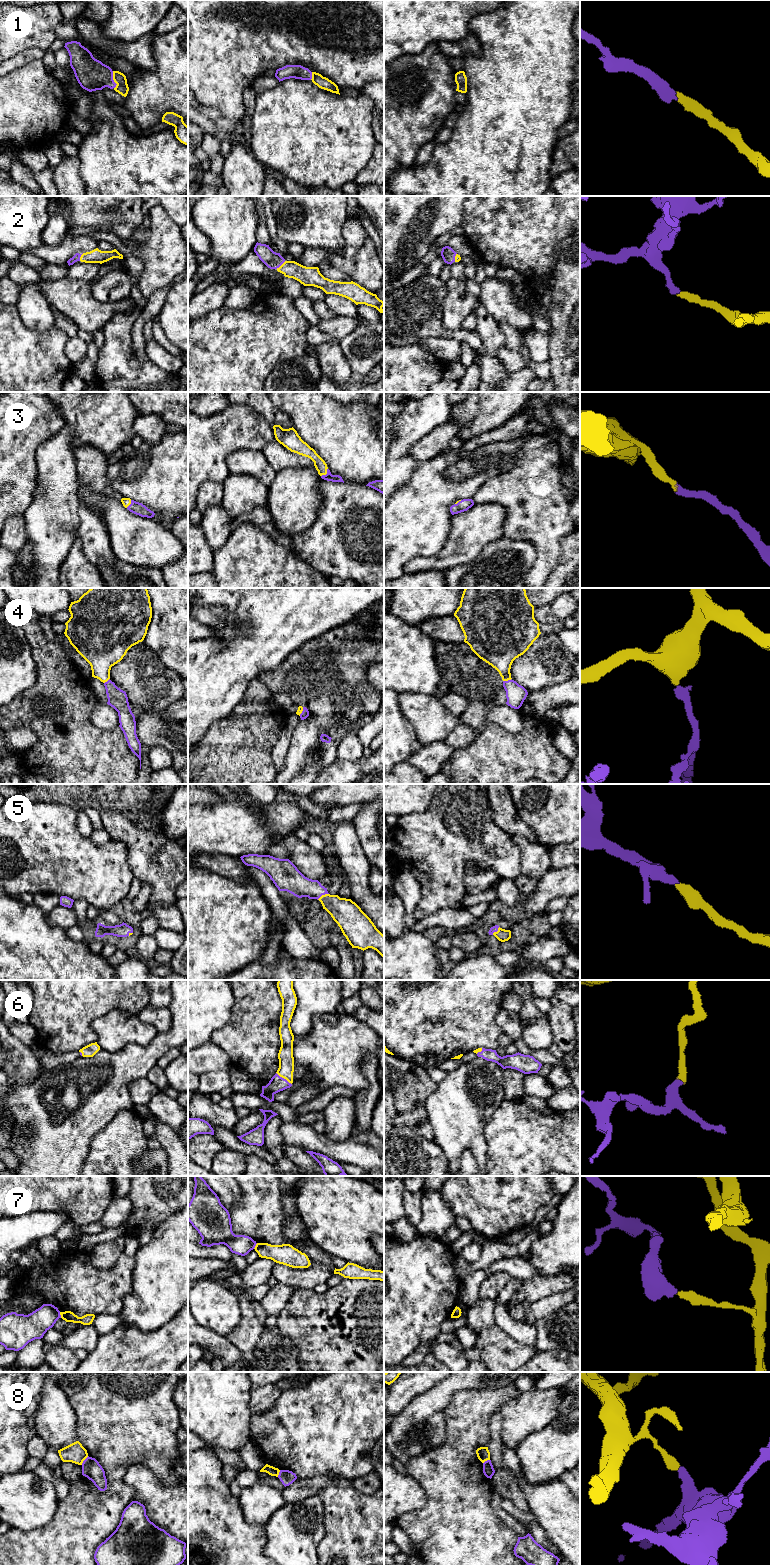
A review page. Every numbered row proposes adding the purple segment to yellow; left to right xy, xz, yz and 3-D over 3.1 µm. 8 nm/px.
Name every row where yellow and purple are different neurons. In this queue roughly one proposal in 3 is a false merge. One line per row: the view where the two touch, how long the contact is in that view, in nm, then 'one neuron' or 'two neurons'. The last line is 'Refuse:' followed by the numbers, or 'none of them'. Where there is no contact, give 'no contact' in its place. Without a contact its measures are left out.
1: contact in xy; length 140 nm; one neuron
2: contact in xz; length 100 nm; one neuron
3: contact in xz; length 90 nm; one neuron
4: contact in yz; length 80 nm; one neuron
5: contact in xz; length 110 nm; one neuron
6: contact in xz; length 160 nm; one neuron
7: contact in xy; length 50 nm; two neurons
8: contact in xy; length 90 nm; two neurons
Refuse: 7, 8

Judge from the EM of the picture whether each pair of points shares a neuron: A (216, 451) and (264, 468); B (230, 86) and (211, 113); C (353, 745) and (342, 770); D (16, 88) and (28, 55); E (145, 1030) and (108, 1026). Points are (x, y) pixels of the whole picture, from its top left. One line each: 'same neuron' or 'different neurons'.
A: different neurons
B: different neurons
C: different neurons
D: different neurons
E: same neuron

